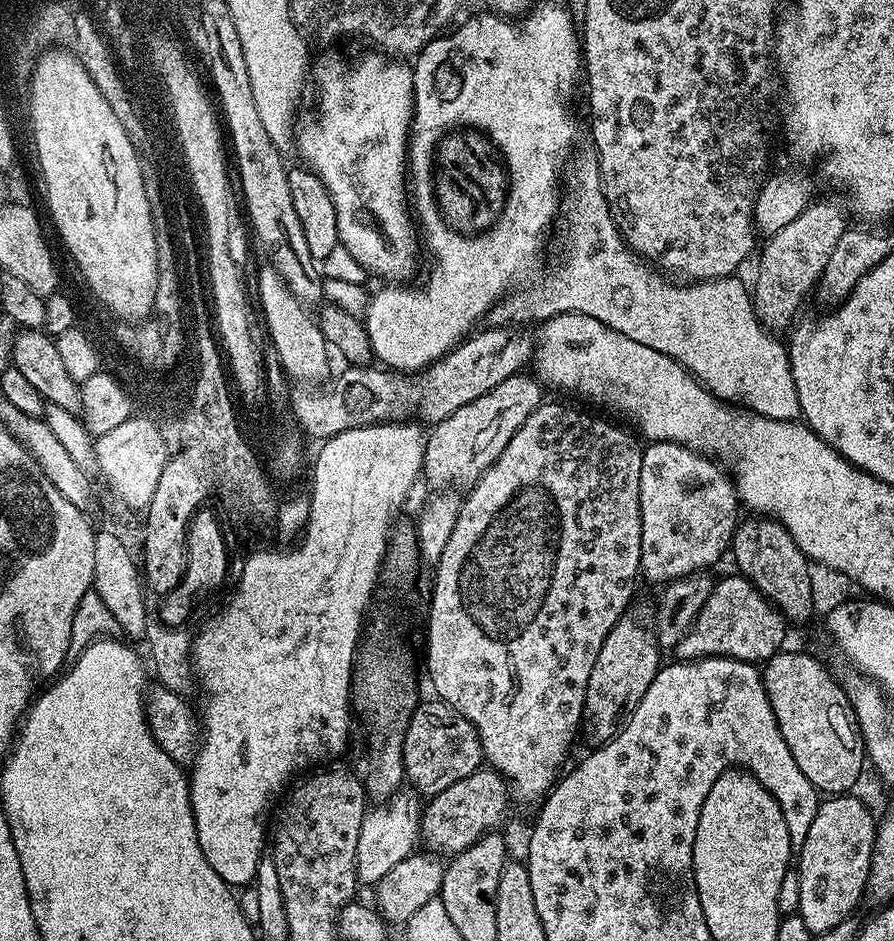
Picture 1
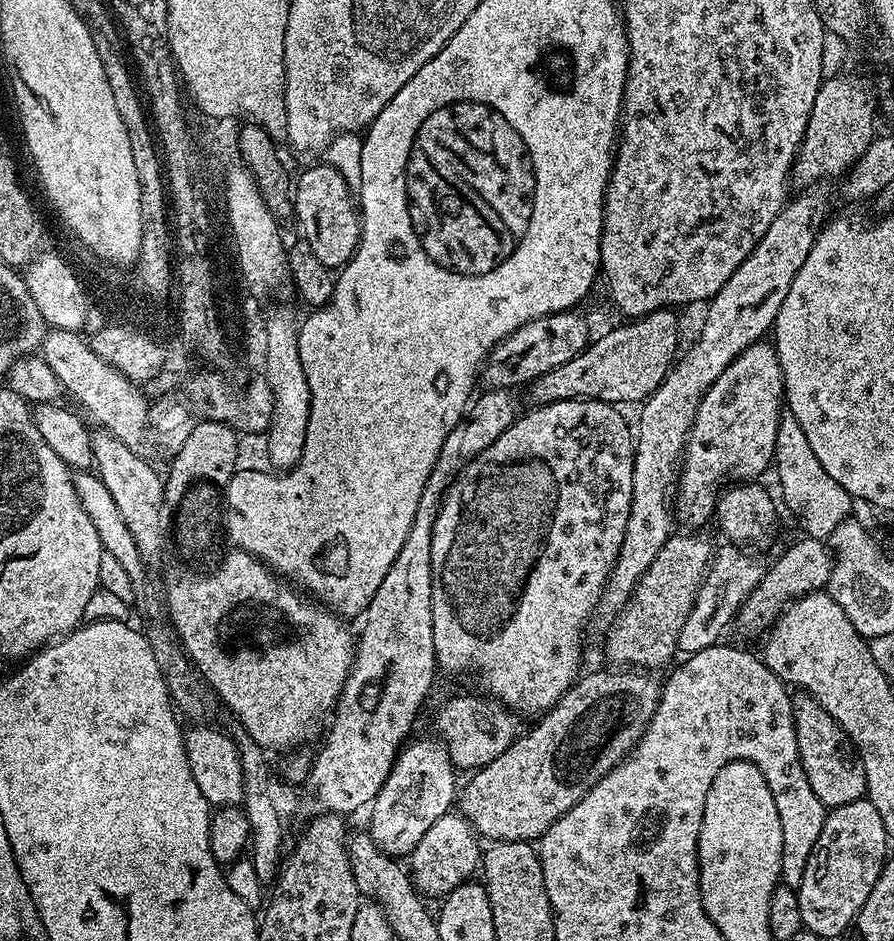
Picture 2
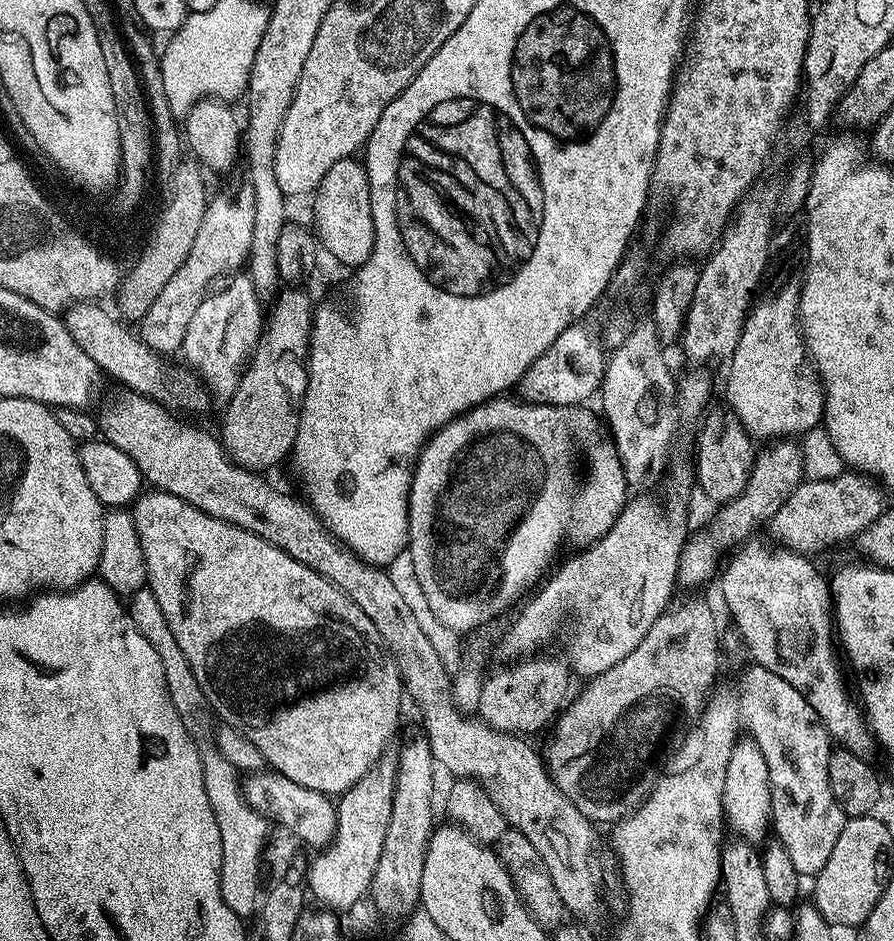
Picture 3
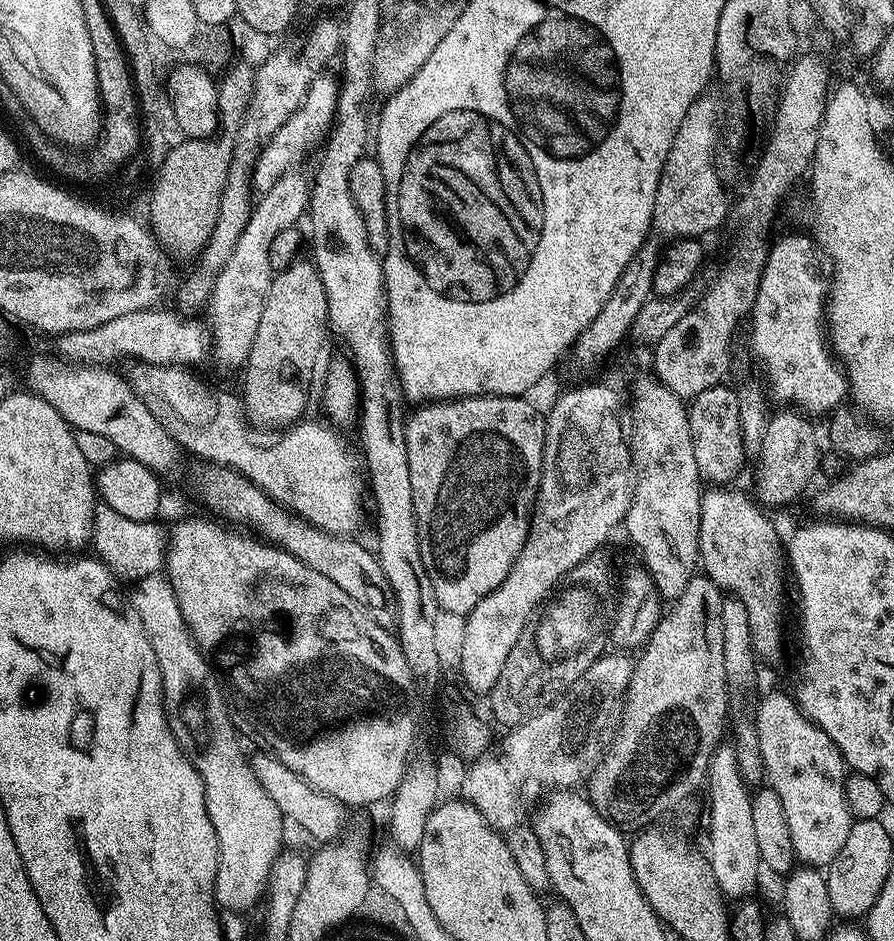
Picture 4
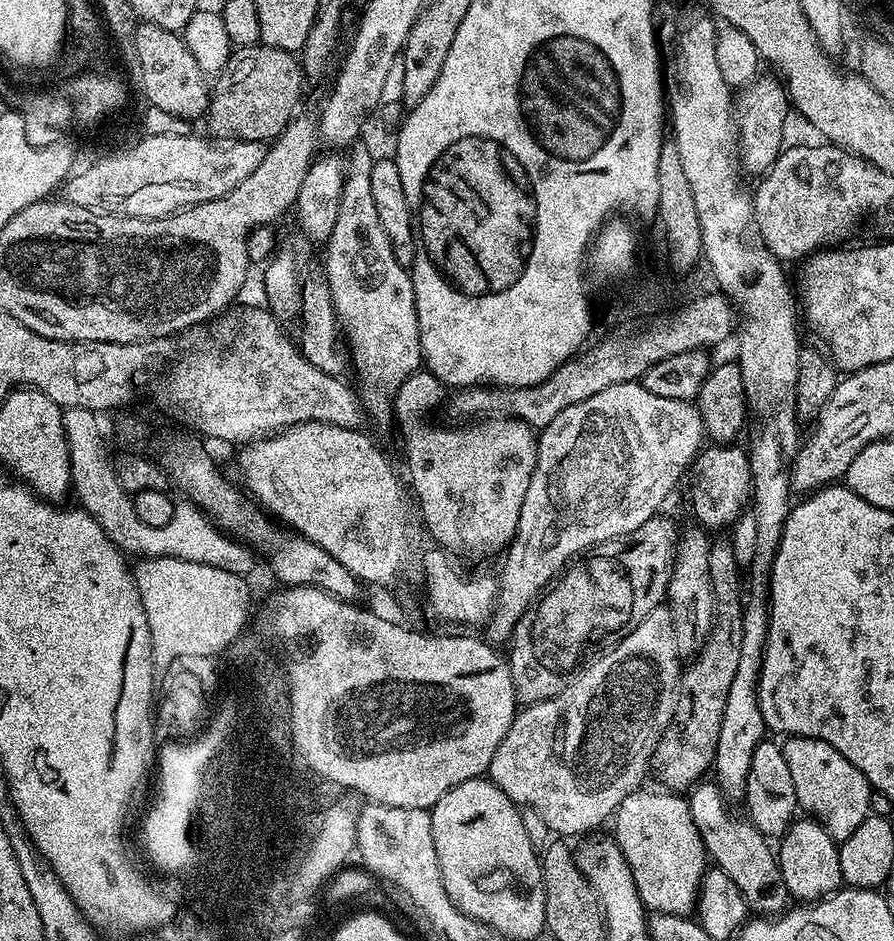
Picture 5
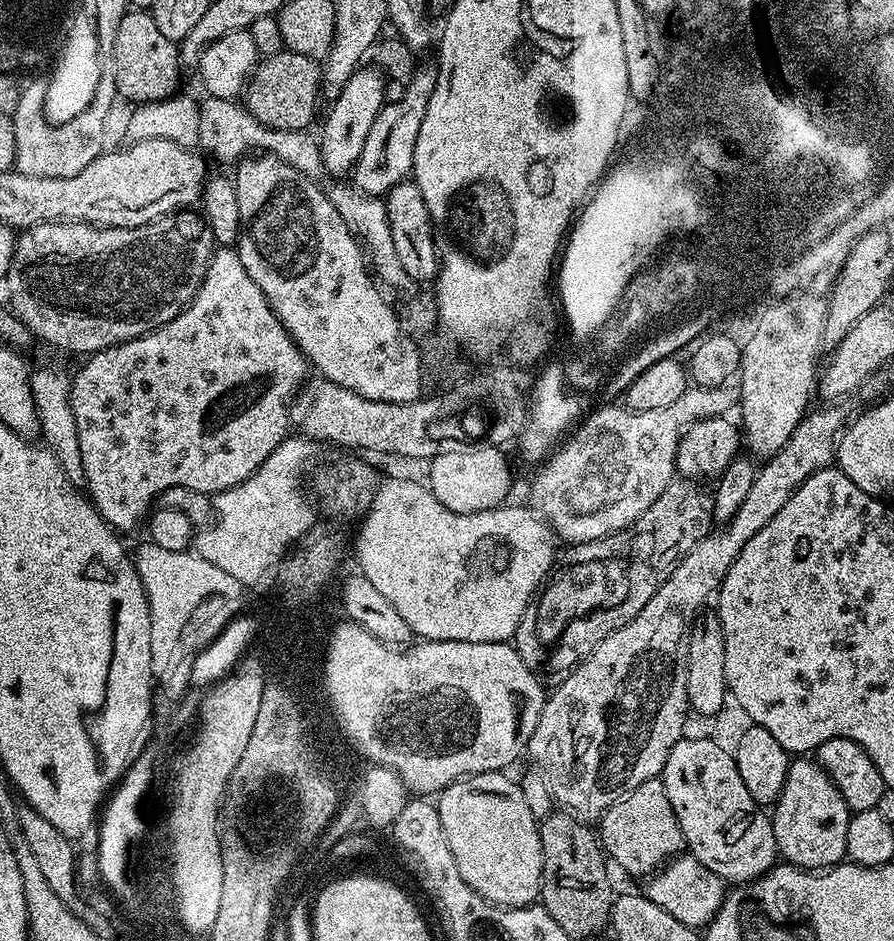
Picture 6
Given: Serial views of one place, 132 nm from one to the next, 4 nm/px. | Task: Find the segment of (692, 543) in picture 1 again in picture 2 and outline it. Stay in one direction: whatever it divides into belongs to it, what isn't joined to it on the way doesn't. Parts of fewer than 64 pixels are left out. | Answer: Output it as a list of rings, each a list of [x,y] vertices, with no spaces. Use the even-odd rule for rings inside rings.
[[[771,343],[752,344],[734,362],[730,362],[726,370],[722,370],[710,390],[706,390],[688,432],[688,440],[684,443],[682,463],[678,469],[678,487],[674,497],[674,512],[679,523],[681,520],[684,526],[696,526],[692,524],[704,524],[708,519],[711,521],[716,502],[729,481],[755,481],[768,467],[768,471],[773,467],[776,459],[776,439],[780,436],[783,399],[784,375],[780,369],[778,354]]]

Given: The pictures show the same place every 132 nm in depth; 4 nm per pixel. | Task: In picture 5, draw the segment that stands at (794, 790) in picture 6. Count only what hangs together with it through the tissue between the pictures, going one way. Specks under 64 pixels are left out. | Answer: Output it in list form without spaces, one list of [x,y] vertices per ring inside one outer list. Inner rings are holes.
[[[811,818],[793,820],[788,831],[779,837],[778,859],[782,882],[793,901],[815,902],[823,900],[825,896],[832,895],[844,884],[837,841],[830,838],[830,834],[817,820]]]

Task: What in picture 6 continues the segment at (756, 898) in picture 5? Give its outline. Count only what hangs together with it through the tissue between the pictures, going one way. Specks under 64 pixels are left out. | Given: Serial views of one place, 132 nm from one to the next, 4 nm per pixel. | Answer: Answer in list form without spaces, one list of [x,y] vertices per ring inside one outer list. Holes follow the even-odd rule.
[[[681,738],[673,746],[662,773],[664,793],[666,798],[670,798],[670,806],[678,818],[687,851],[698,858],[698,862],[702,862],[706,870],[714,870],[714,874],[721,876],[729,885],[759,880],[772,871],[778,860],[769,813],[754,798],[750,798],[750,790],[746,790],[746,782],[742,782],[742,774],[738,774],[736,757],[729,749],[727,752],[722,745],[715,744],[712,740],[688,739]]]

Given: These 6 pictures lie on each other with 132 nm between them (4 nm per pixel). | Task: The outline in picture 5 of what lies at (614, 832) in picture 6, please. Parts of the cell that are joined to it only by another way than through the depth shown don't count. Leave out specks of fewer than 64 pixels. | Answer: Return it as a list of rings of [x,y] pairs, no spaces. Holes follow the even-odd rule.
[[[632,792],[616,808],[616,845],[630,866],[638,898],[649,913],[687,917],[696,907],[700,880],[706,871],[706,853],[698,826],[694,826],[688,801],[683,795],[660,792]]]

